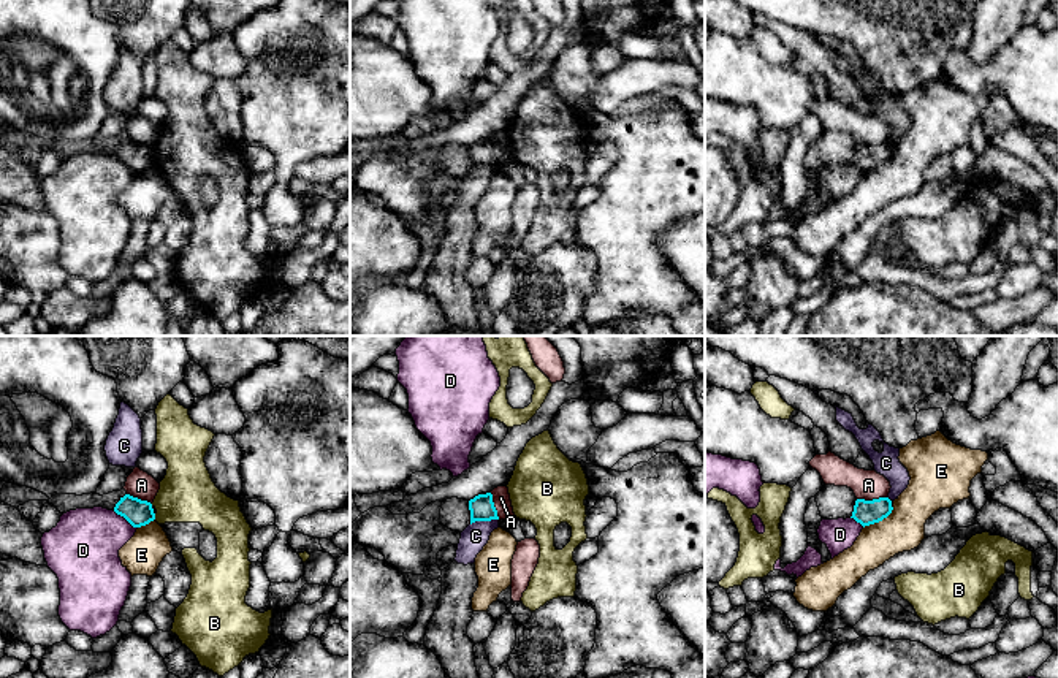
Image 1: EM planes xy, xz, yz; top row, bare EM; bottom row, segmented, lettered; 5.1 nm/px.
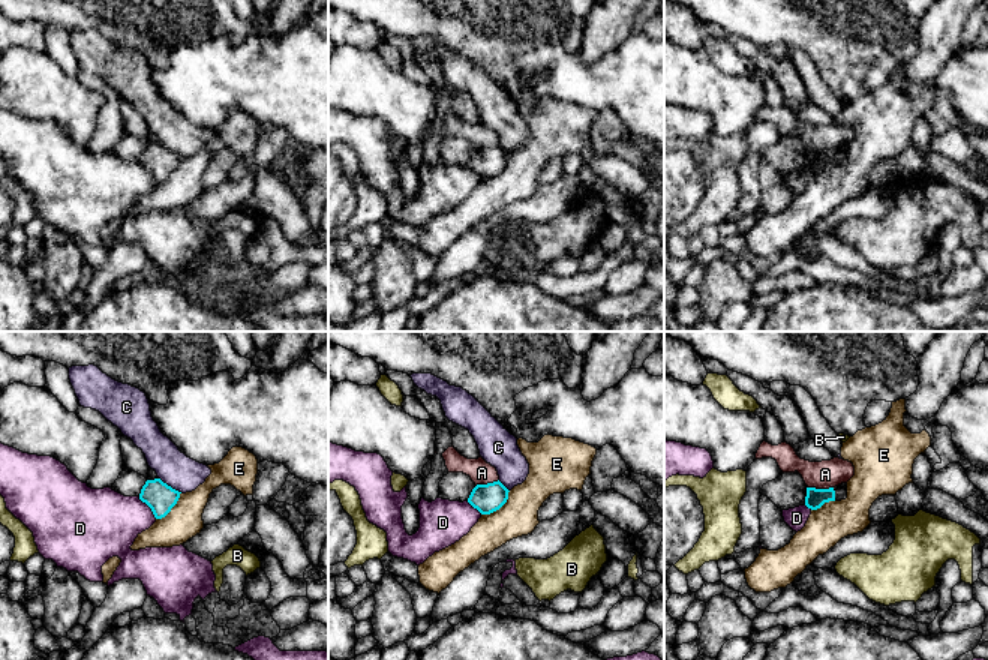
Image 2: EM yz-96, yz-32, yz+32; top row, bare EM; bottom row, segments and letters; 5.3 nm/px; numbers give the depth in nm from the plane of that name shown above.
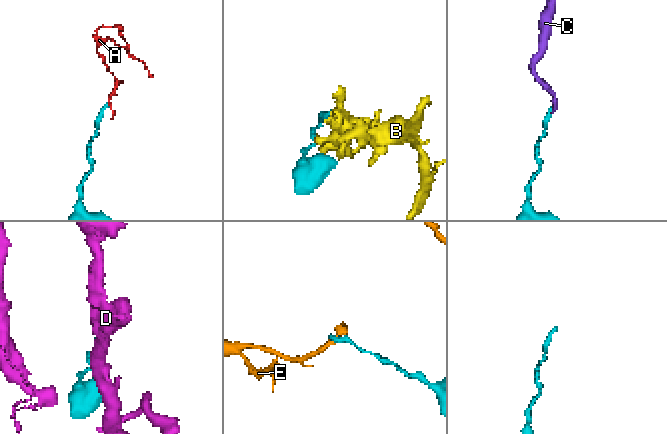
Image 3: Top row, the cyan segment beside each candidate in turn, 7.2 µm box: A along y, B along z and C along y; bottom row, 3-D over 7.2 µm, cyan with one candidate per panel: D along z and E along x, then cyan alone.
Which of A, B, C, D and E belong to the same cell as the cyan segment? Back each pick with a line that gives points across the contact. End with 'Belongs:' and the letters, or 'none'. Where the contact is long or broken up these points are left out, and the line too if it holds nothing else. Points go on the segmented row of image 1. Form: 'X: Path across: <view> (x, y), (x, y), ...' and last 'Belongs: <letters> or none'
Belongs: none

